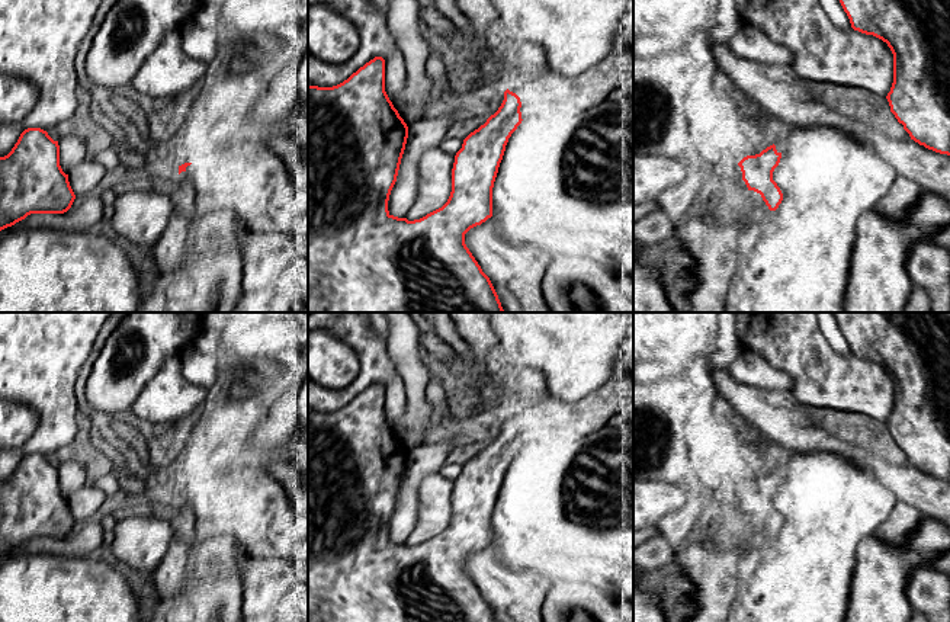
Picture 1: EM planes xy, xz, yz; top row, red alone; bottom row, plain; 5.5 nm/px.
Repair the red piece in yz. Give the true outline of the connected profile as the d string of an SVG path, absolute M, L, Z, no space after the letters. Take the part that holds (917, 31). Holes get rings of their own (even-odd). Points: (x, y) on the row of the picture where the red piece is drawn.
M840 0L851 28L888 44L893 54L893 83L886 99L911 140L950 156L950 0Z

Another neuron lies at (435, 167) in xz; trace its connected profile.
M440 147L429 148L418 161L418 193L407 212L408 221L420 219L442 208L452 192L452 169L455 156Z

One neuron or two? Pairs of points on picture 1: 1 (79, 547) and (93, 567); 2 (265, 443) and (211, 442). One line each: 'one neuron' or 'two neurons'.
1: two neurons
2: two neurons

